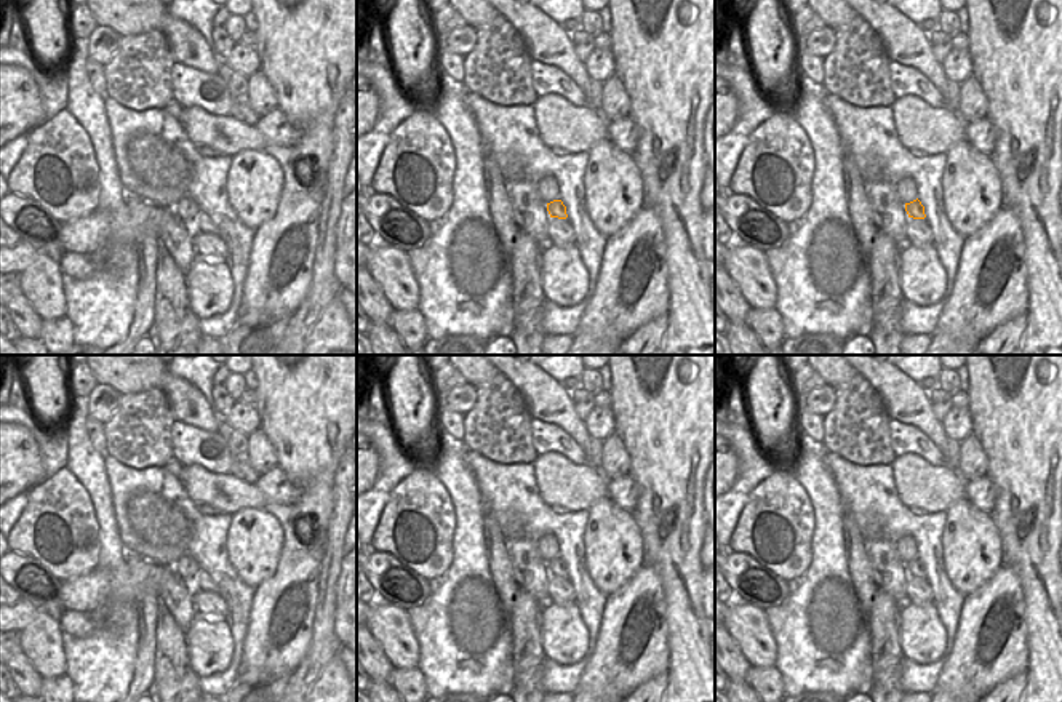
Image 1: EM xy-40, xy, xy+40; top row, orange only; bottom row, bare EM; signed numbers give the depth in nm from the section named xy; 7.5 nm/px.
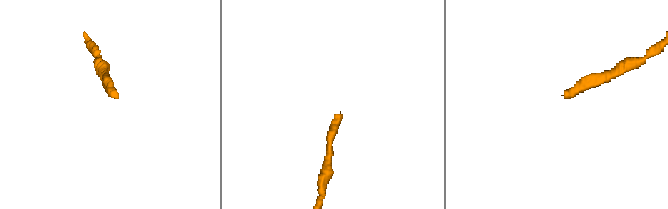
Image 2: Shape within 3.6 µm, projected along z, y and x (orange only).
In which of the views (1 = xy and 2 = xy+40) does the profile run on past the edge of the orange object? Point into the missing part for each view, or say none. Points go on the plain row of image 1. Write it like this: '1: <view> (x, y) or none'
1: none
2: none

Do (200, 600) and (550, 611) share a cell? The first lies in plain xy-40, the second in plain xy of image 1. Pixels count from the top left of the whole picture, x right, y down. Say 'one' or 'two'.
two

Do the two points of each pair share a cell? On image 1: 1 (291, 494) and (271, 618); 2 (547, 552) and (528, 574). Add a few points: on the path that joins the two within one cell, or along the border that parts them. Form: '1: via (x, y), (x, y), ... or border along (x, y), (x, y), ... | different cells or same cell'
1: border along (256, 486), (267, 498), (293, 506) | different cells
2: border along (536, 541), (536, 550), (542, 558) | different cells

